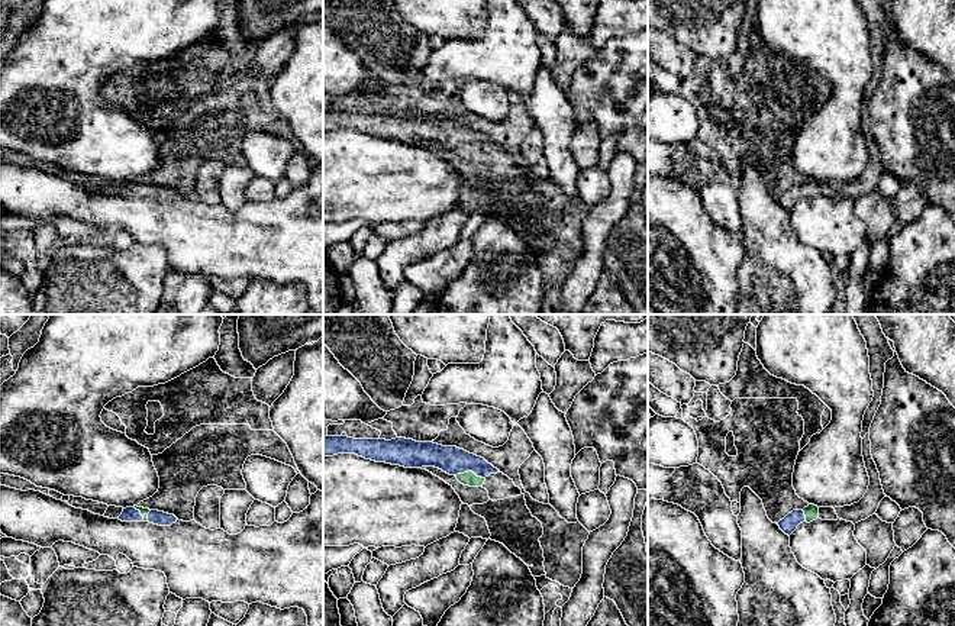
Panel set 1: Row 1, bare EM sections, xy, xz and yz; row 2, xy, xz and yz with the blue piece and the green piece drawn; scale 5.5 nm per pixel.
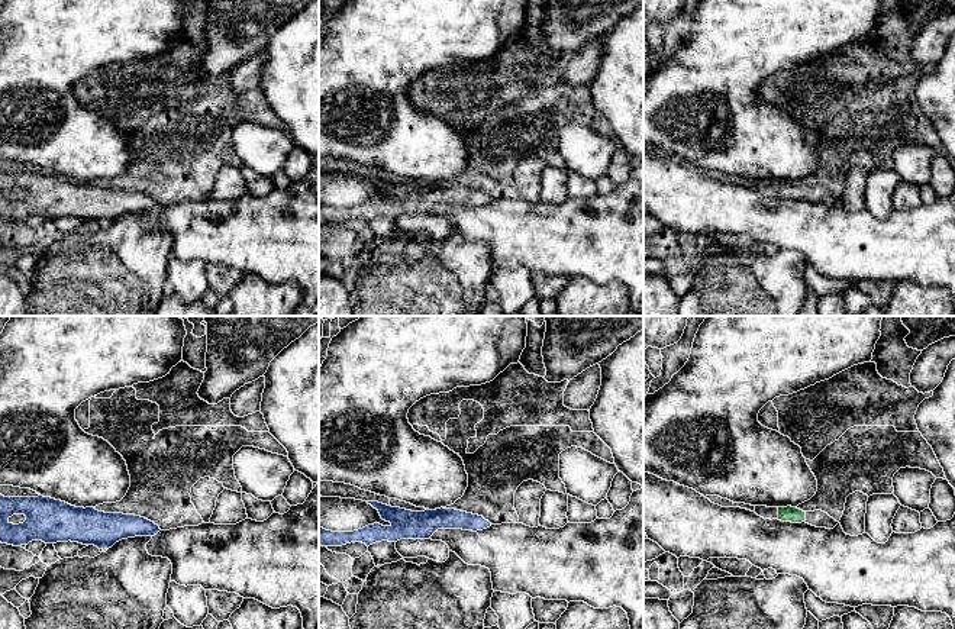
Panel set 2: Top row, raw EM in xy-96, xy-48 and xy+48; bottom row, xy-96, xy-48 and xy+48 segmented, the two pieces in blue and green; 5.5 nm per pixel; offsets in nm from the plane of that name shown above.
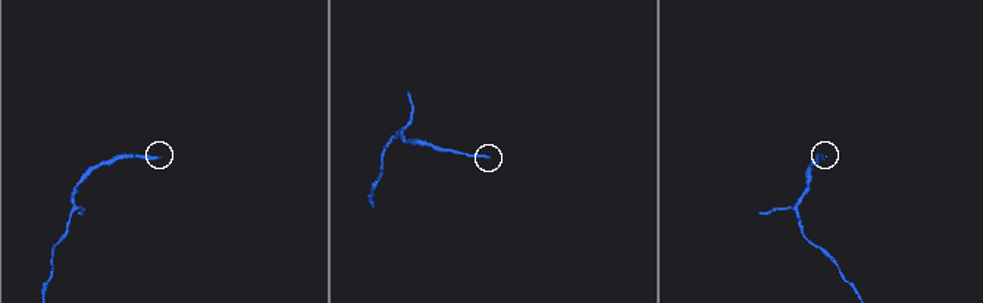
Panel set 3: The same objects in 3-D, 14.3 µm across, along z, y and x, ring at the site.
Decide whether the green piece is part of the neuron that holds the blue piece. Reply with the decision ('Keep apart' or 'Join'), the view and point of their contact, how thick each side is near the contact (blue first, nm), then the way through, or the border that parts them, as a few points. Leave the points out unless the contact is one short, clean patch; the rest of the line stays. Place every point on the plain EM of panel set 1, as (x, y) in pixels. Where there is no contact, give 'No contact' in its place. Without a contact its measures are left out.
Join. Touches blue at xz (470, 145). Thickness 160 nm (blue) against 80 nm. Path across: xz (451, 135), (470, 145), (467, 154)

